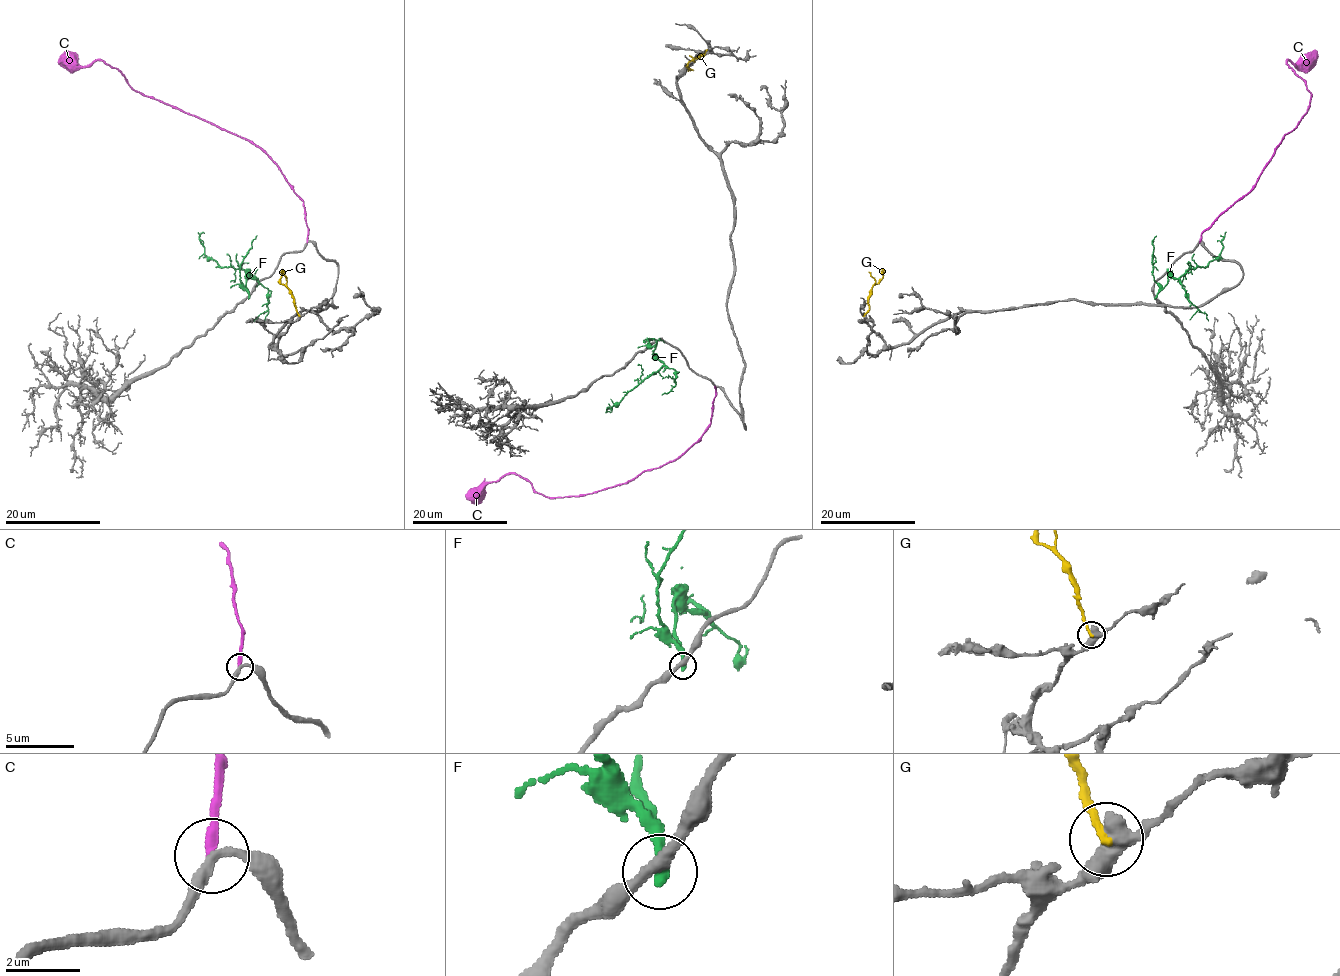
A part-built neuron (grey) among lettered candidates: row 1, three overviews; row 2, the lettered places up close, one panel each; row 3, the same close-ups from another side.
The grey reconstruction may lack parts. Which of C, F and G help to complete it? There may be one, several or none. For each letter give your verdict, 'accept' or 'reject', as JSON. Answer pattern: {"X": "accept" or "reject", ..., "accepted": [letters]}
{"C": "accept", "F": "reject", "G": "reject", "accepted": ["C"]}

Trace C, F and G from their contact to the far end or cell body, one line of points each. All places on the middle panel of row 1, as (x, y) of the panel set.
C: (715, 386), (709, 427), (665, 464), (595, 493), (561, 497), (537, 493), (524, 477), (503, 475), (472, 503)
F: (656, 342), (653, 355), (663, 365), (607, 410), (612, 411)
G: (707, 50), (688, 63), (689, 69), (694, 69)

